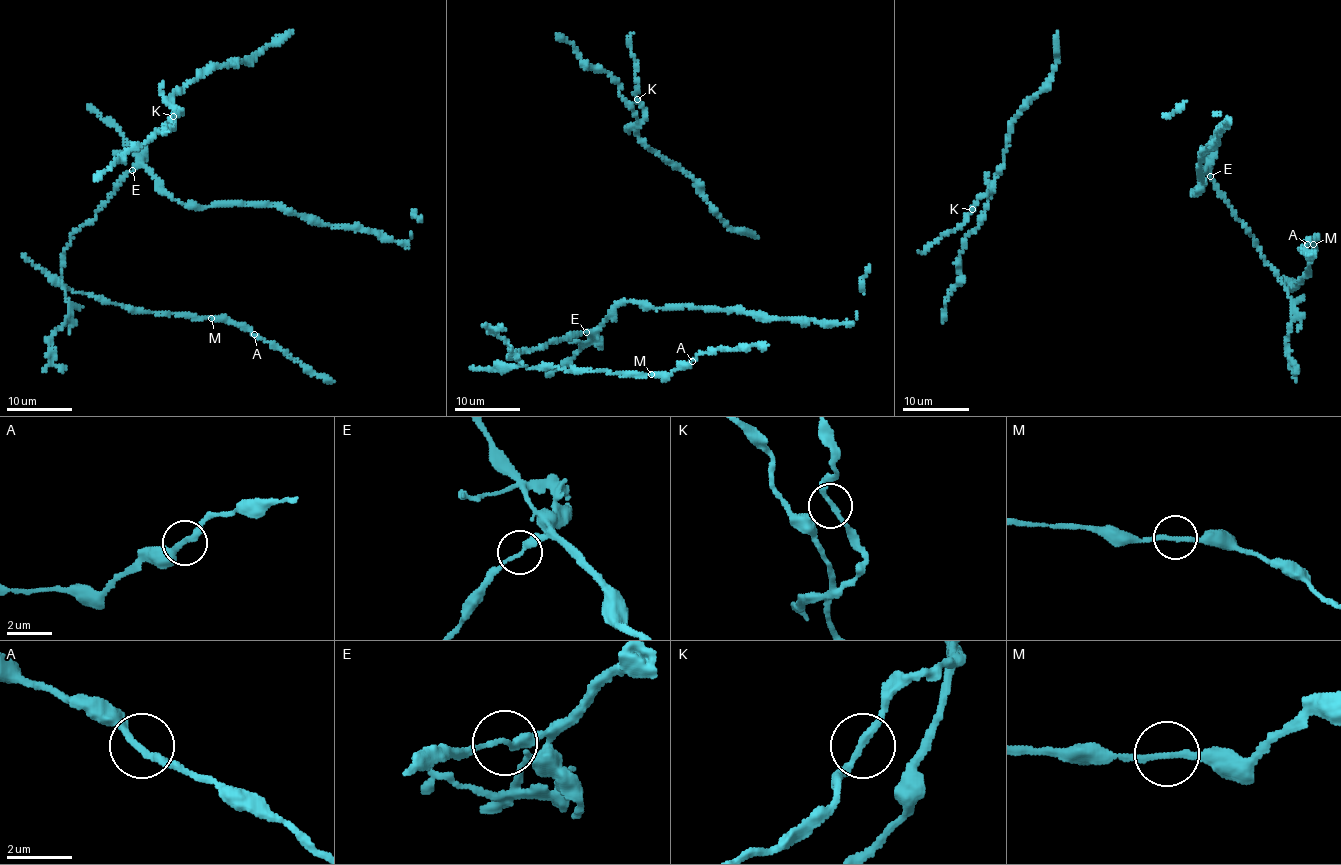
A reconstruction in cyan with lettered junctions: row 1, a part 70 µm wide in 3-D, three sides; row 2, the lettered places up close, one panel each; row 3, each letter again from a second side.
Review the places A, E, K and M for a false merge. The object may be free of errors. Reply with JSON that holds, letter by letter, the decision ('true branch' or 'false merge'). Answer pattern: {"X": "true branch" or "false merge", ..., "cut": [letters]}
{"A": "true branch", "E": "false merge", "K": "true branch", "M": "true branch", "cut": ["E"]}

